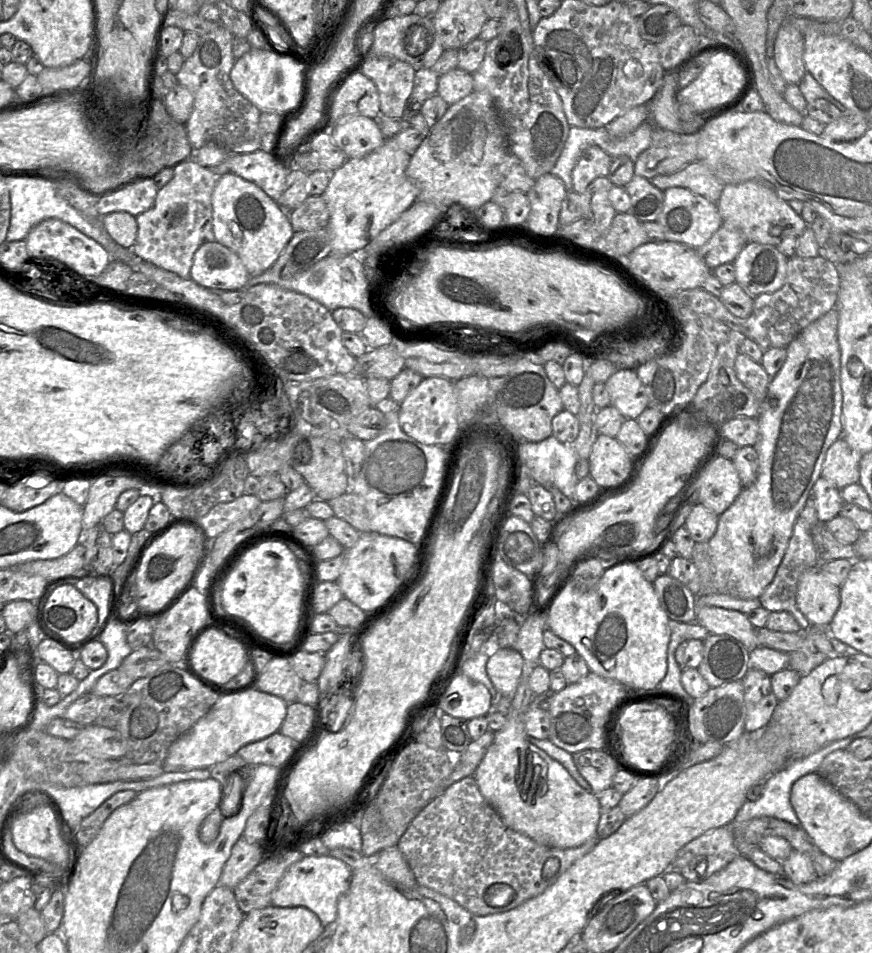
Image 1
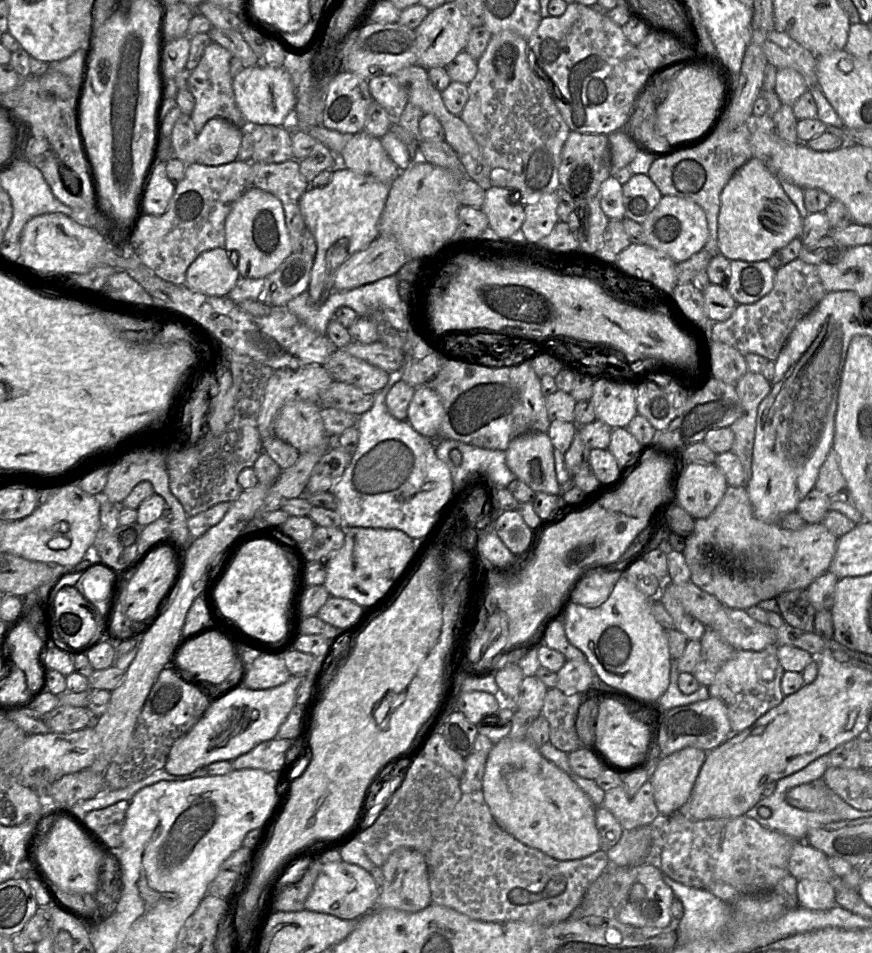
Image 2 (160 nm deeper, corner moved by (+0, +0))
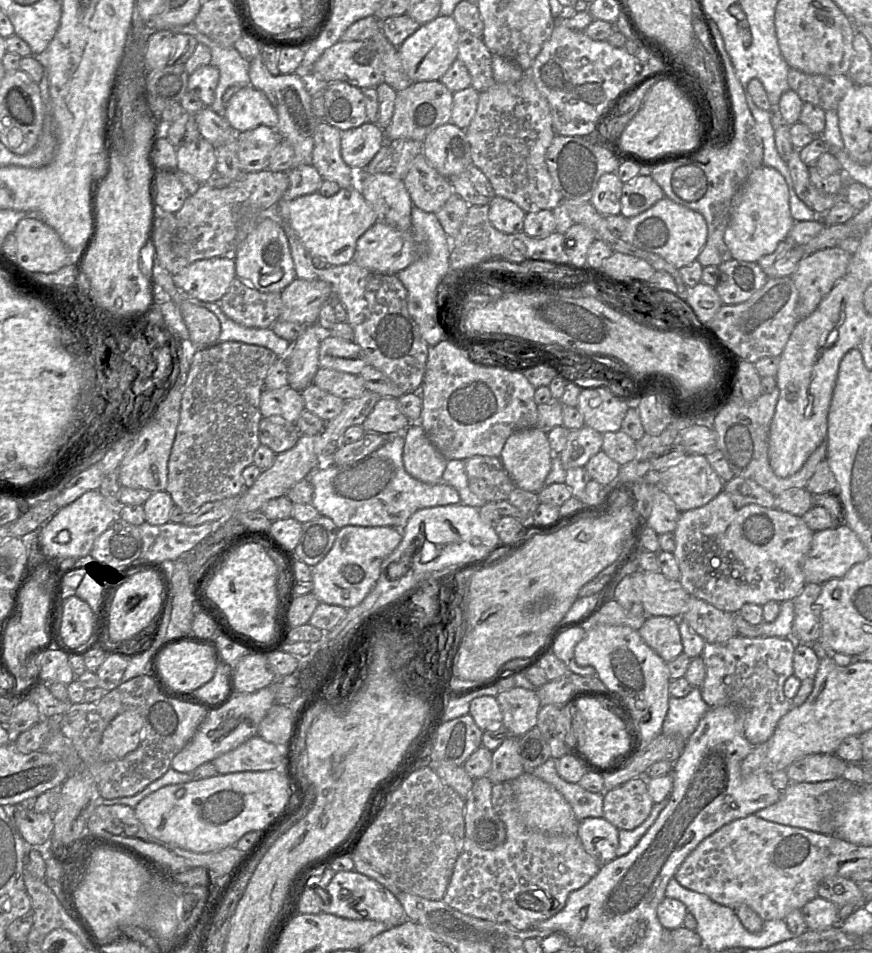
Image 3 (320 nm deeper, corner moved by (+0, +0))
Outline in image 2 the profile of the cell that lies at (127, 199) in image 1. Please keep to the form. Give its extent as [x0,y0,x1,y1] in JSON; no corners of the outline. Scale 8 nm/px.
[145,161,175,215]

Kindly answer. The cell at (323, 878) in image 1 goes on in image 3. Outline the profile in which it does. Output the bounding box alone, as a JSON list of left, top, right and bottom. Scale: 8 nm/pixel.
[322,871,408,926]

